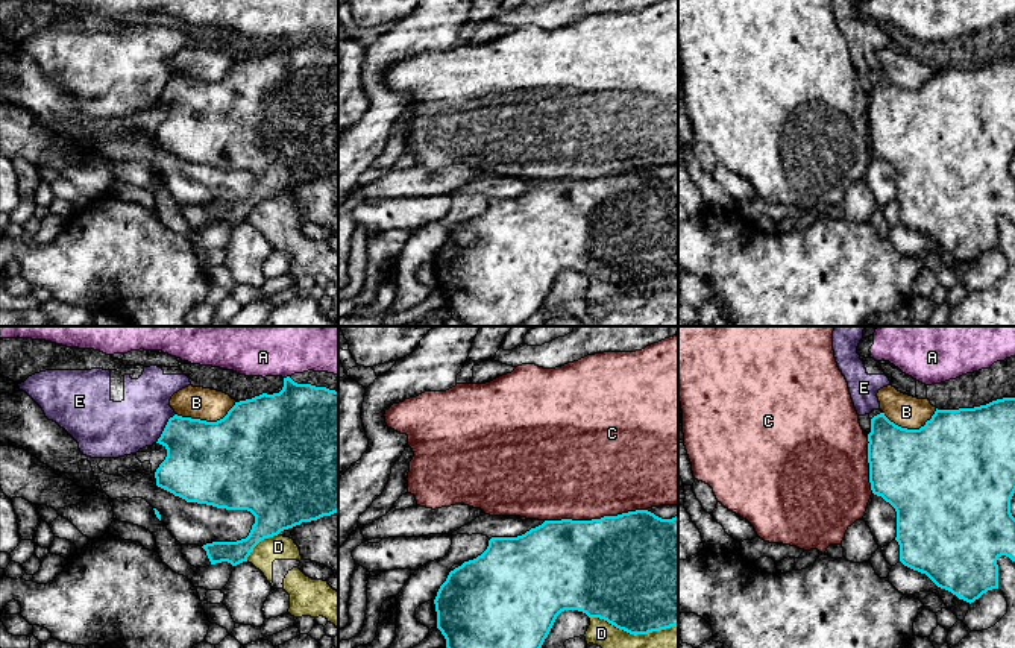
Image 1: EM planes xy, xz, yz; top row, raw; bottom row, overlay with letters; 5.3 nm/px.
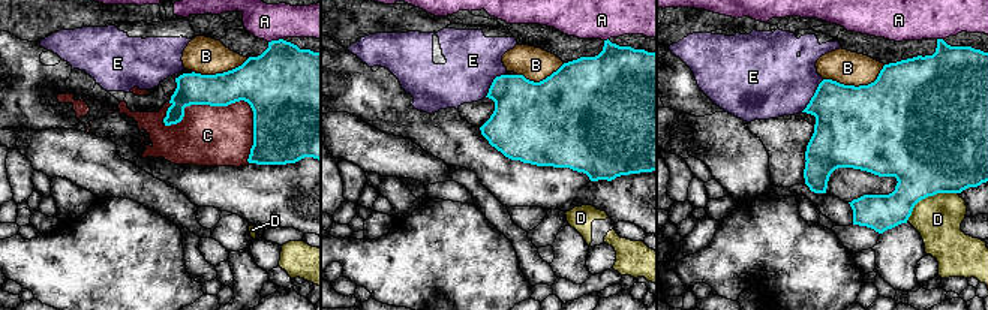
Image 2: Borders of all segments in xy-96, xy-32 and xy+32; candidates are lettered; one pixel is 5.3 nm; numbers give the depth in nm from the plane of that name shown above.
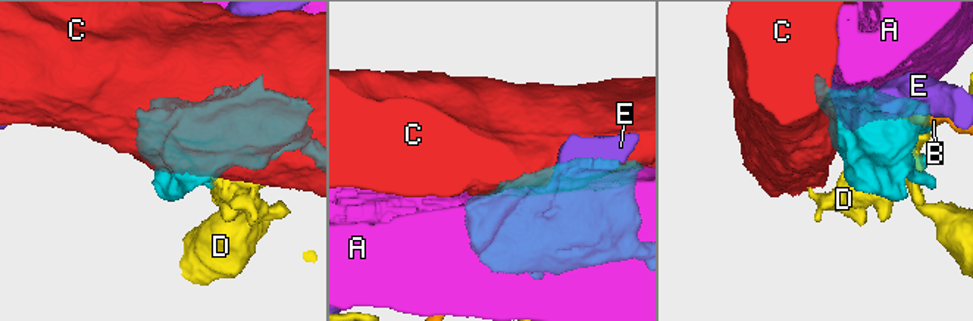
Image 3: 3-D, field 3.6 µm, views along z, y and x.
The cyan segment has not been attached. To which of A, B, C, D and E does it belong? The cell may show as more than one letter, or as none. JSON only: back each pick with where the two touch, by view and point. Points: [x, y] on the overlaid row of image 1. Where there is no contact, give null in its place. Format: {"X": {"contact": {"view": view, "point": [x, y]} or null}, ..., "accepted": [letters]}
{"accepted": []}

